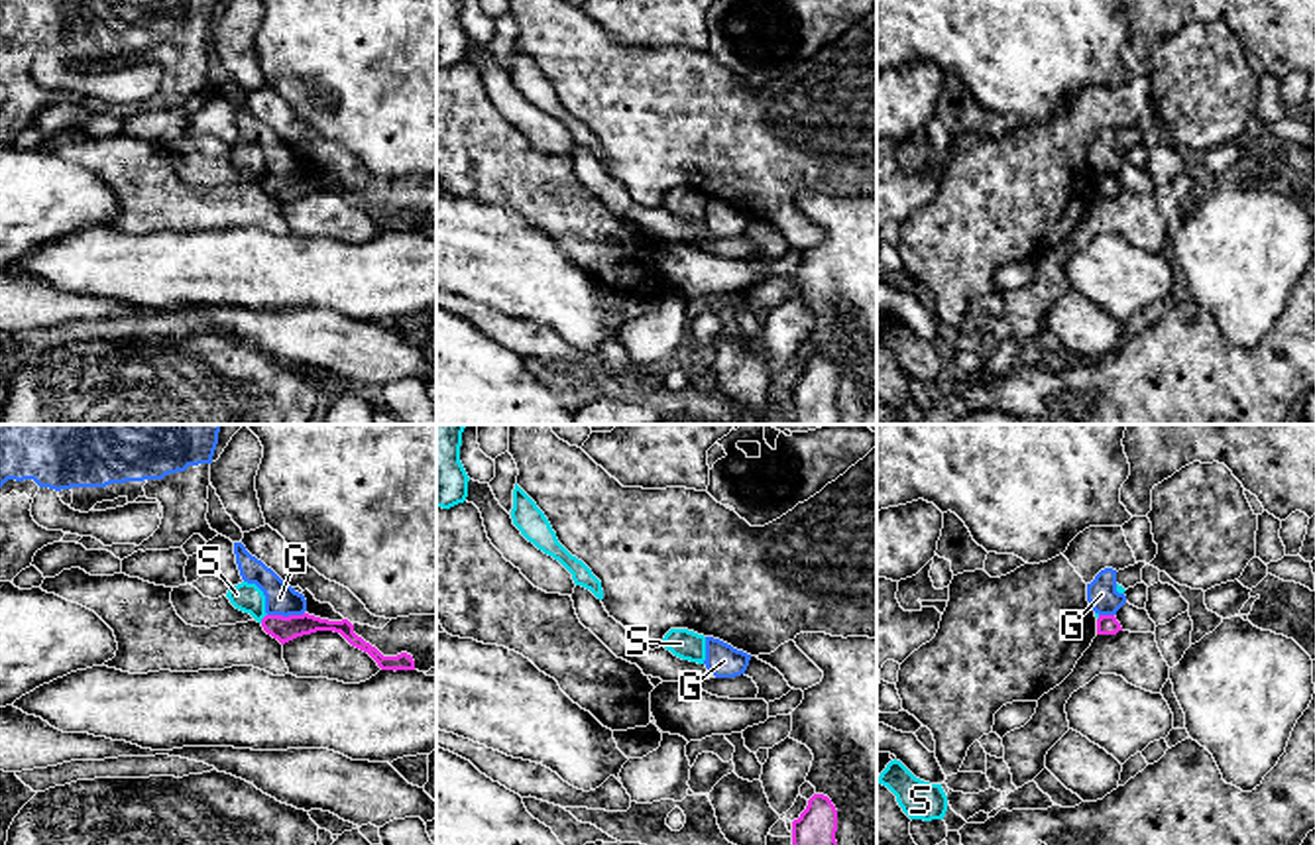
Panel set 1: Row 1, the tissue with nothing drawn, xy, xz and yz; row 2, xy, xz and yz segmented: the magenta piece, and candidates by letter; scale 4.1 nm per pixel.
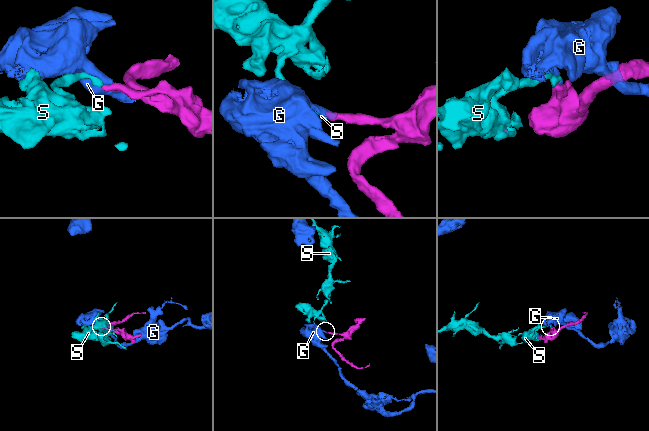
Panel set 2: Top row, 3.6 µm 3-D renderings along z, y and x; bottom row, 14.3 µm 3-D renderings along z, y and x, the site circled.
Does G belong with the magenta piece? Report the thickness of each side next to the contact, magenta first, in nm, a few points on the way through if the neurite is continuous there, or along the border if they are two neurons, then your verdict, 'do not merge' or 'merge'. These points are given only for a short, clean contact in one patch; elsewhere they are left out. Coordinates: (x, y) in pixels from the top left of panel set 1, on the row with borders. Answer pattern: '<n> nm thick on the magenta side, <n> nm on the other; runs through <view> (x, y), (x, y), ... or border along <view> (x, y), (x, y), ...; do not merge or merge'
100 nm thick on the magenta side, 130 nm on the other; border along xy (303, 612), (268, 616); do not merge

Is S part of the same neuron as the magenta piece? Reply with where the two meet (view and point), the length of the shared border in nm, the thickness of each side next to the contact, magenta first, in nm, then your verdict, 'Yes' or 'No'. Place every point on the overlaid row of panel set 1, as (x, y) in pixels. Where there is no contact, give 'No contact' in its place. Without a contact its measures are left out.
Touches magenta at xy (264, 618). Shared border 50 nm. Thickness 100 nm (magenta) against 120 nm. No

